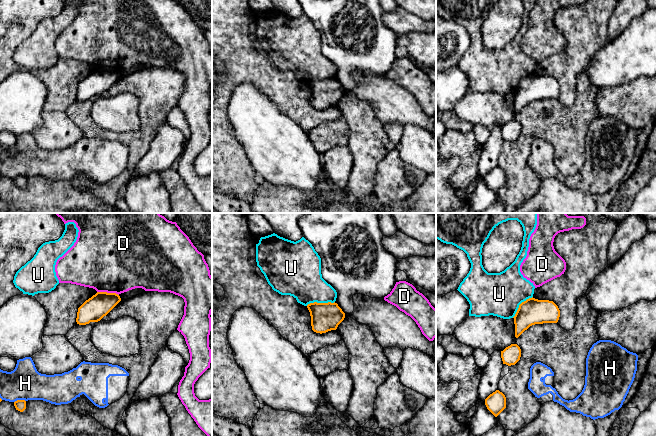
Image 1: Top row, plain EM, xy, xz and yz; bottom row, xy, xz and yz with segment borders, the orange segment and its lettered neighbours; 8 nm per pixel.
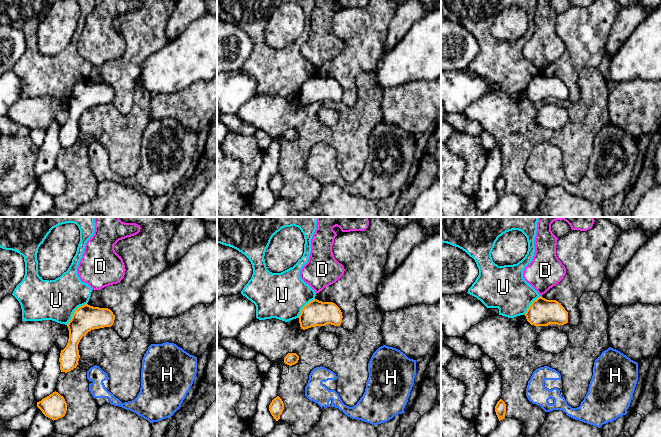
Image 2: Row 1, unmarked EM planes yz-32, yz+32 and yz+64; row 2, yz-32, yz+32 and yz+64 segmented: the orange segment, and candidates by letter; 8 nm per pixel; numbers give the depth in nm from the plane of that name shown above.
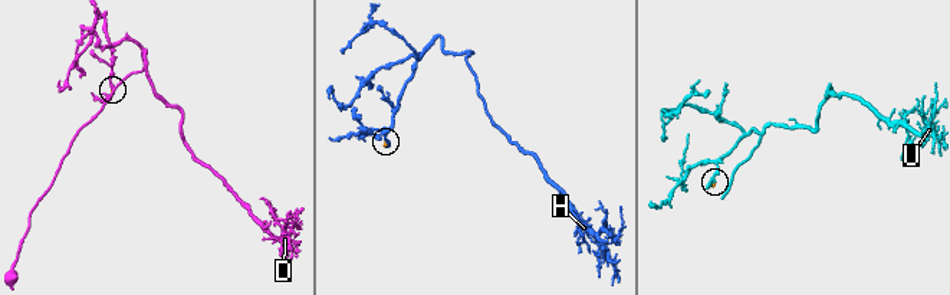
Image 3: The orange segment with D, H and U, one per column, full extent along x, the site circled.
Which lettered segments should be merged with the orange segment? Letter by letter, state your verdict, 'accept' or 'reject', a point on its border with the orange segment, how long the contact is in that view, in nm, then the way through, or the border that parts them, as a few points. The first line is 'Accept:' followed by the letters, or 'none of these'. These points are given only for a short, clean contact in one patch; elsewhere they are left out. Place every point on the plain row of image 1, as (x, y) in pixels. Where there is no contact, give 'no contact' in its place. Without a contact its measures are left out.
Accept: none of these
D: reject; meets orange in xy at (108, 69); contact 180 nm long; border along xy (97, 67), (115, 68), (118, 71)
H: reject; meets orange in xy at (19, 176); contact 100 nm long
U: reject; meets orange in xz at (320, 79); contact 240 nm long; border along xz (334, 77), (310, 78), (306, 81)

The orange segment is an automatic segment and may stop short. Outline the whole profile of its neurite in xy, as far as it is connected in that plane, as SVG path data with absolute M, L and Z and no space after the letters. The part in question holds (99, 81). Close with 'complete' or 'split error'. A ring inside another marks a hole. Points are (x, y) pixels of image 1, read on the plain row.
M97 68L78 84L77 100L86 101L90 98L100 97L120 77L121 74L116 69Z; complete

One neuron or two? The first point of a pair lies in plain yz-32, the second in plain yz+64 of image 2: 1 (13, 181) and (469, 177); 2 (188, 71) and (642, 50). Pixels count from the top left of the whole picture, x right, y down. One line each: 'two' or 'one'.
1: one
2: one

